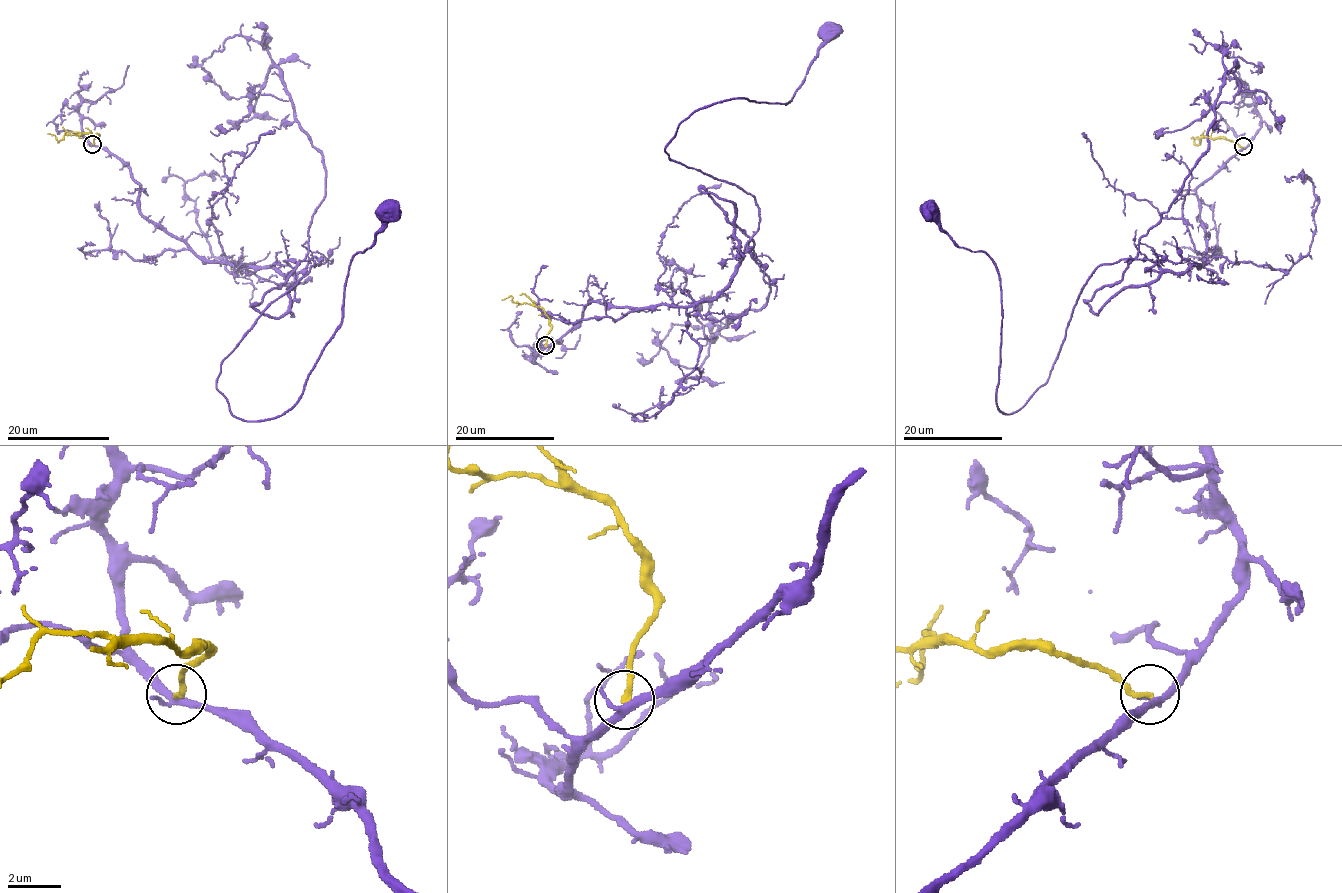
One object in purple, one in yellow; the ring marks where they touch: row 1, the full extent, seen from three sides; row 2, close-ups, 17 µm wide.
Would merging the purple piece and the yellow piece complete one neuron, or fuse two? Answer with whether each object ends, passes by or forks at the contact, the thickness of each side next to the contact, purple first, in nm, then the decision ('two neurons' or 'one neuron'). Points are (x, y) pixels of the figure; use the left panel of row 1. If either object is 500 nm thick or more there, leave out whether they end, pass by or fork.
purple forks | yellow ends | 240/200 nm | two neurons

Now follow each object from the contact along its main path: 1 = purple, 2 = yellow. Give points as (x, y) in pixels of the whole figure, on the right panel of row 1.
1: (1244, 147), (1198, 187), (1203, 264), (1098, 266), (1046, 382), (1011, 414), (996, 395), (996, 264), (930, 212)
2: (1243, 146), (1227, 139), (1201, 135), (1201, 141), (1196, 144), (1195, 139), (1198, 136)

